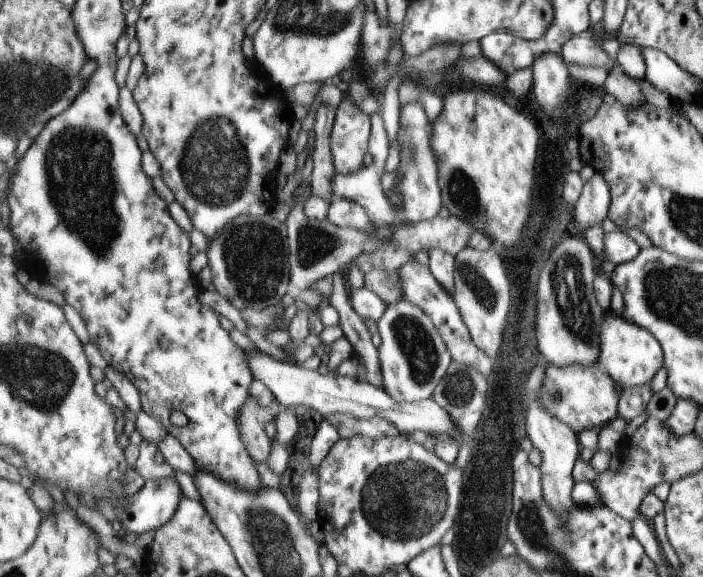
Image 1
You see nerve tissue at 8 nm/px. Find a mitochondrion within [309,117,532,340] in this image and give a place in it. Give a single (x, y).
(464, 195)

